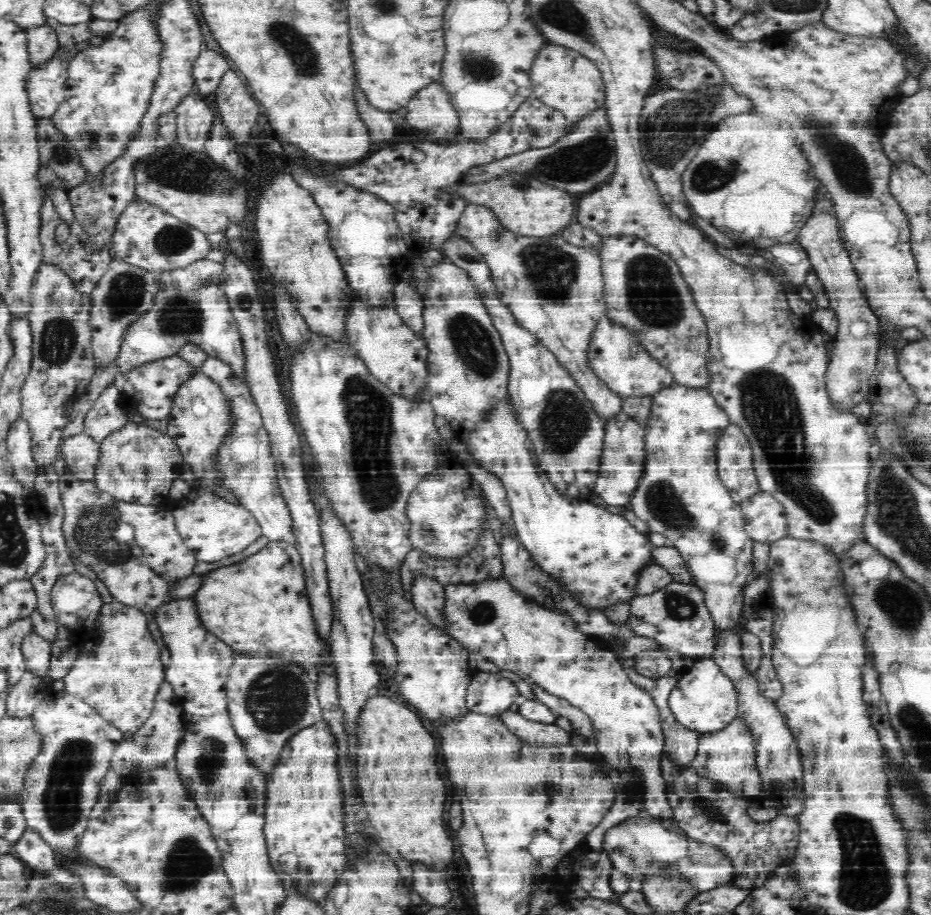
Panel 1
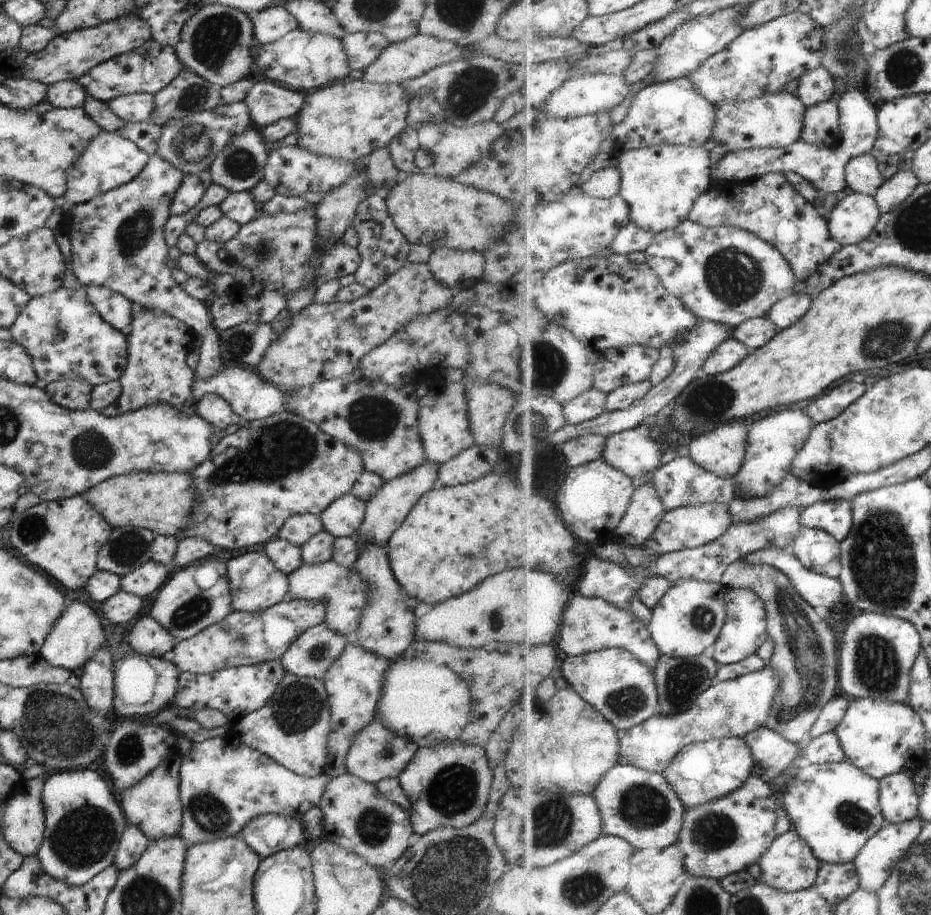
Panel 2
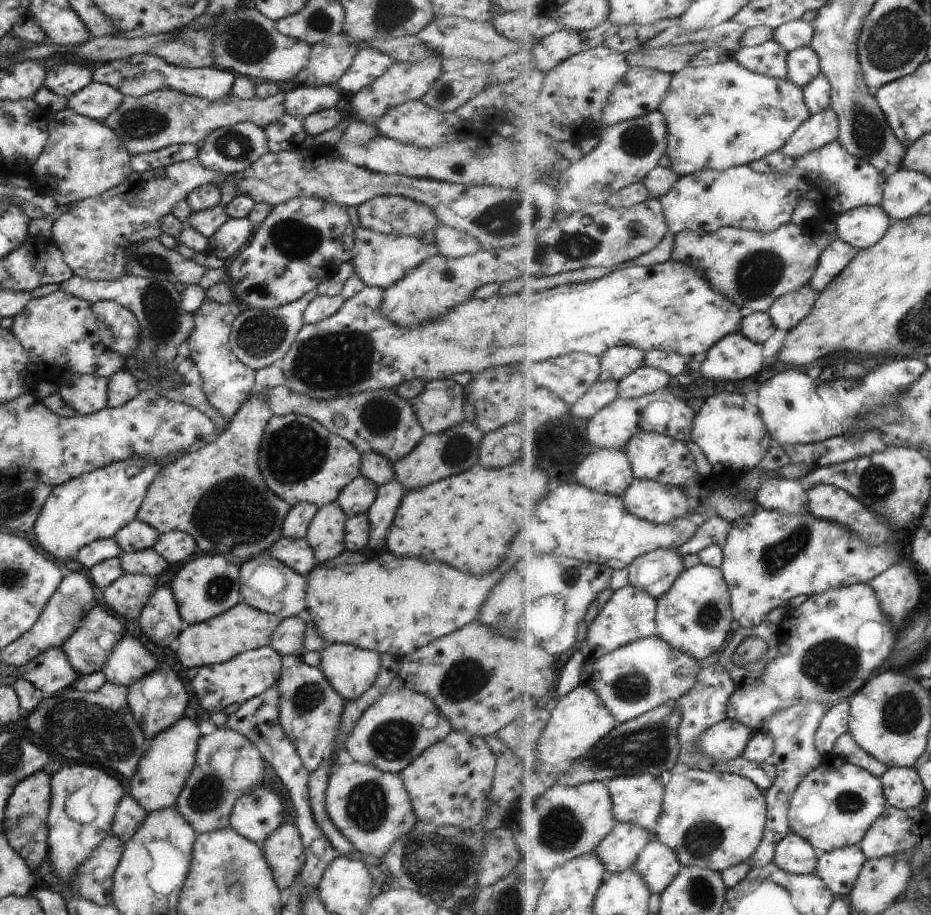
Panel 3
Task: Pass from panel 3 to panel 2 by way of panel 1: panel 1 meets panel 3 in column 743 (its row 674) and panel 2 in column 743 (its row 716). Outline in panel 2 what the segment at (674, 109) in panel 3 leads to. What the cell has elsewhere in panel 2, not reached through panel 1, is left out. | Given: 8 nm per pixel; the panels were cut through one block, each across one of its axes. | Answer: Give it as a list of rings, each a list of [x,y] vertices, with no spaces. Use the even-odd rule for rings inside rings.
[[[778,92],[752,101],[735,101],[716,106],[718,121],[712,138],[717,144],[725,144],[727,152],[737,149],[781,148],[801,140],[804,129],[806,106],[797,93]]]

